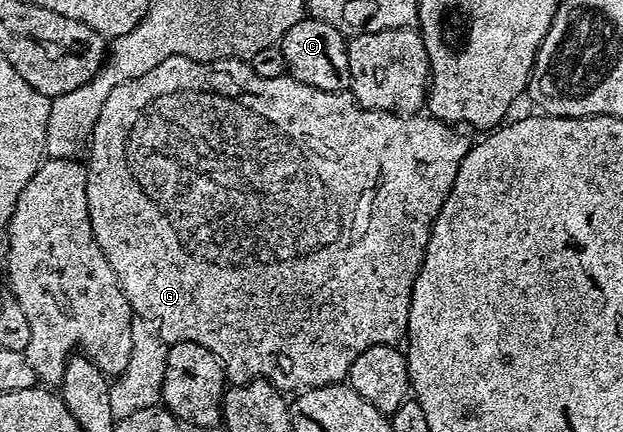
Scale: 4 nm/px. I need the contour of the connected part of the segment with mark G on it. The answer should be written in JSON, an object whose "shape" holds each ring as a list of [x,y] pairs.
{"shape":[[[176,55],[175,57],[167,57],[167,61],[159,61],[159,65],[155,65],[155,69],[151,69],[151,73],[143,73],[143,77],[125,79],[123,85],[115,85],[115,89],[111,89],[107,101],[103,101],[103,109],[99,109],[99,121],[95,121],[91,142],[88,144],[88,147],[90,146],[89,159],[87,158],[85,172],[87,209],[91,217],[93,232],[99,241],[99,249],[103,249],[134,316],[149,323],[163,342],[168,345],[175,343],[203,345],[203,349],[212,353],[225,368],[225,377],[230,384],[250,383],[252,379],[268,379],[282,393],[290,393],[289,391],[297,393],[302,389],[346,382],[353,358],[358,351],[366,351],[375,345],[397,345],[400,344],[400,339],[402,342],[406,338],[409,330],[411,293],[415,285],[415,277],[423,265],[423,257],[427,249],[427,241],[431,237],[433,222],[437,219],[439,209],[443,209],[443,201],[447,201],[447,193],[451,193],[451,185],[455,185],[455,173],[459,173],[459,165],[471,146],[471,139],[460,135],[457,131],[460,130],[456,126],[442,123],[440,119],[432,118],[425,113],[392,115],[386,111],[369,111],[358,103],[352,90],[349,89],[325,92],[323,89],[312,88],[311,85],[305,85],[302,81],[293,79],[288,73],[274,79],[259,77],[259,73],[255,73],[255,69],[251,69],[244,59],[213,59],[209,63],[204,63],[198,59]]]}

